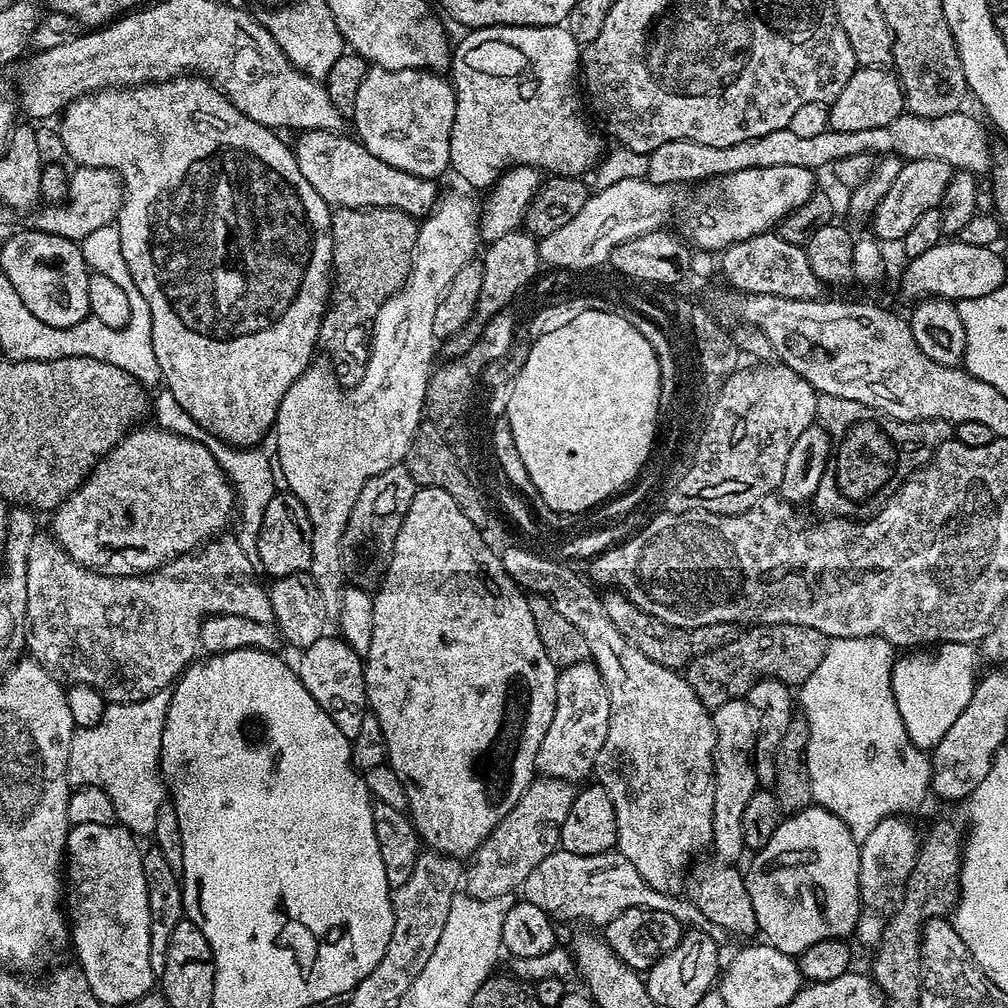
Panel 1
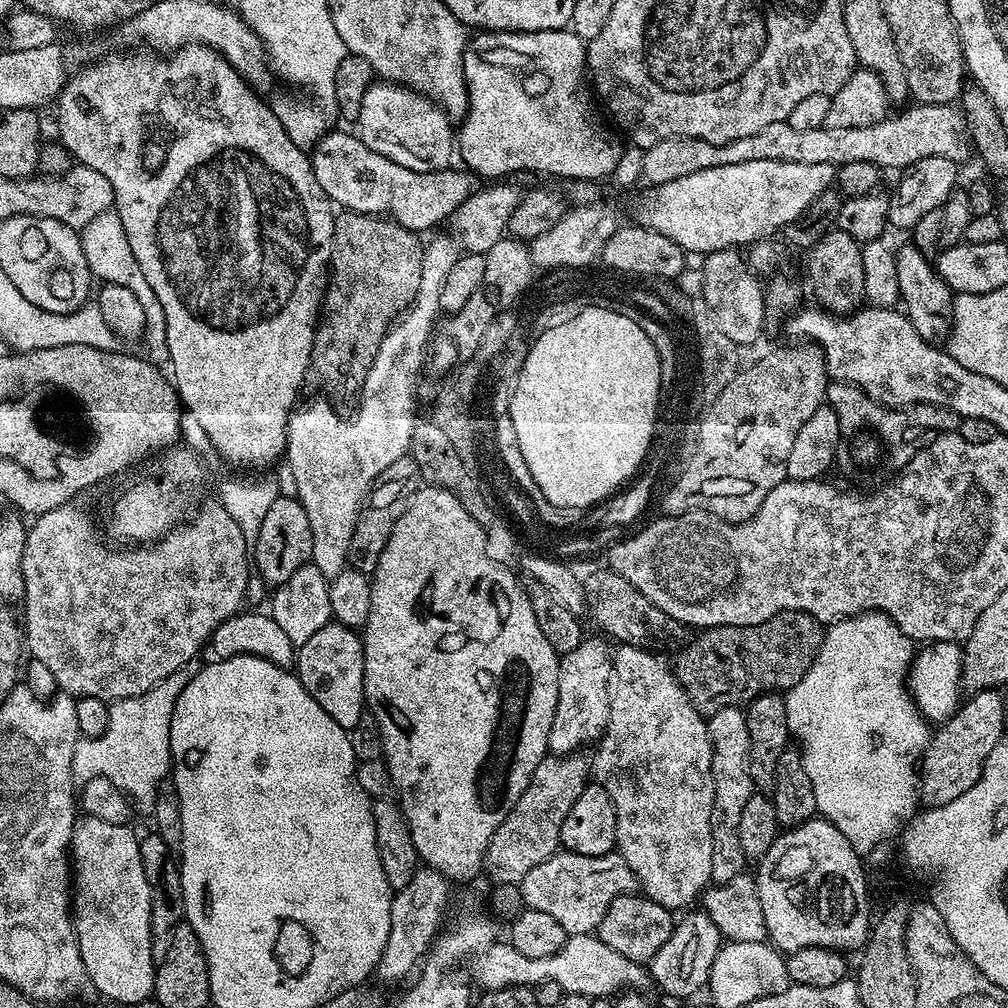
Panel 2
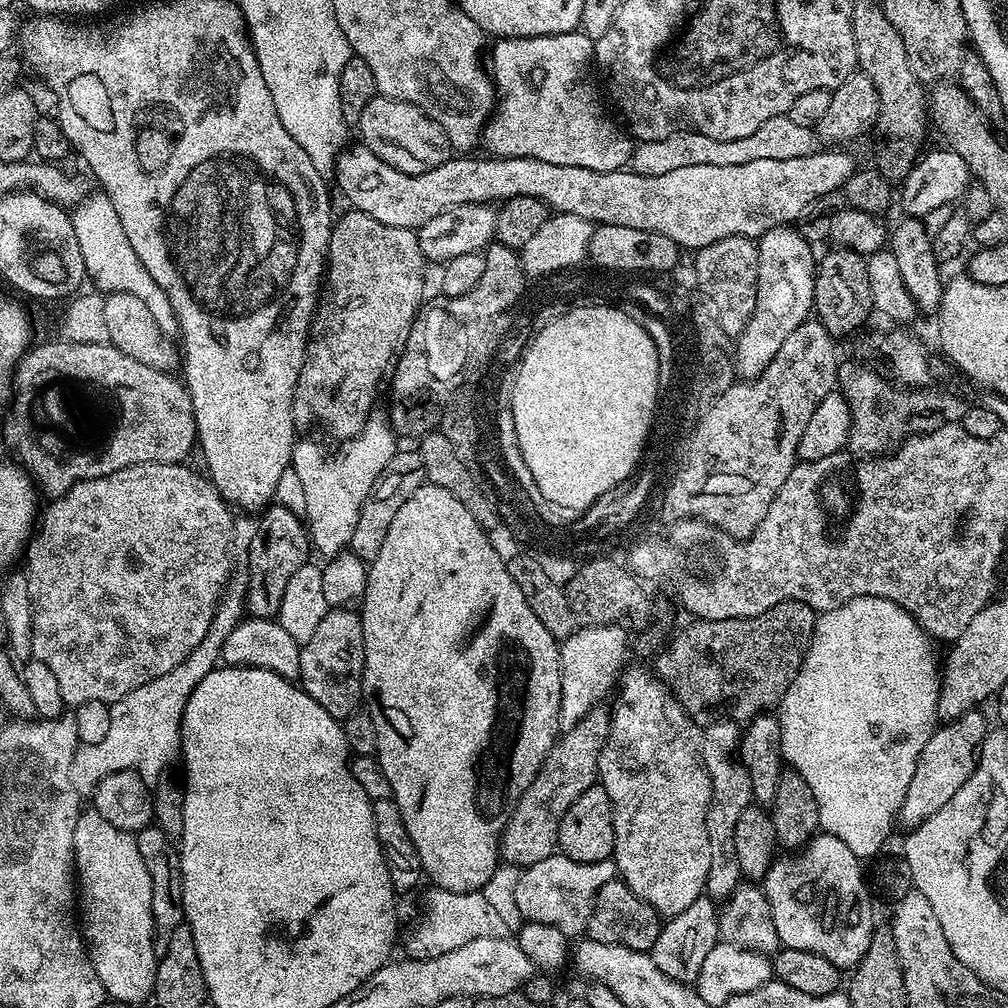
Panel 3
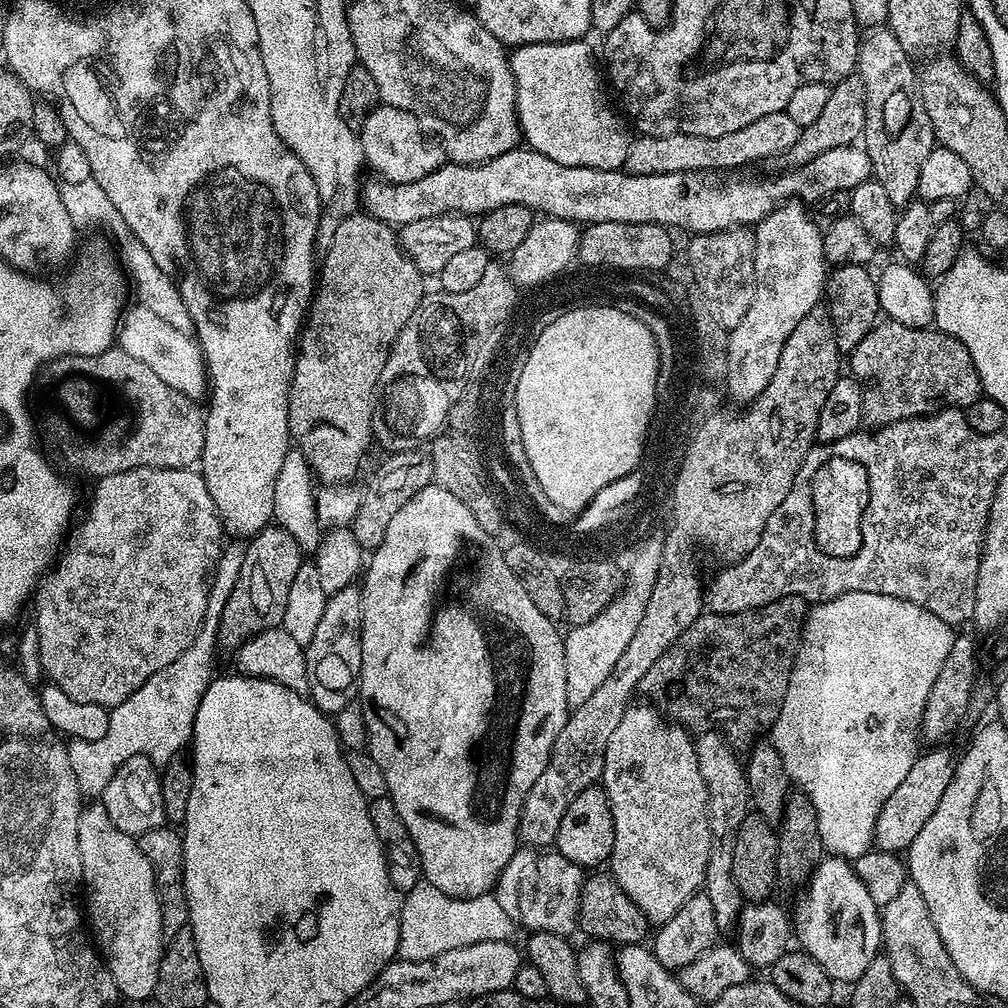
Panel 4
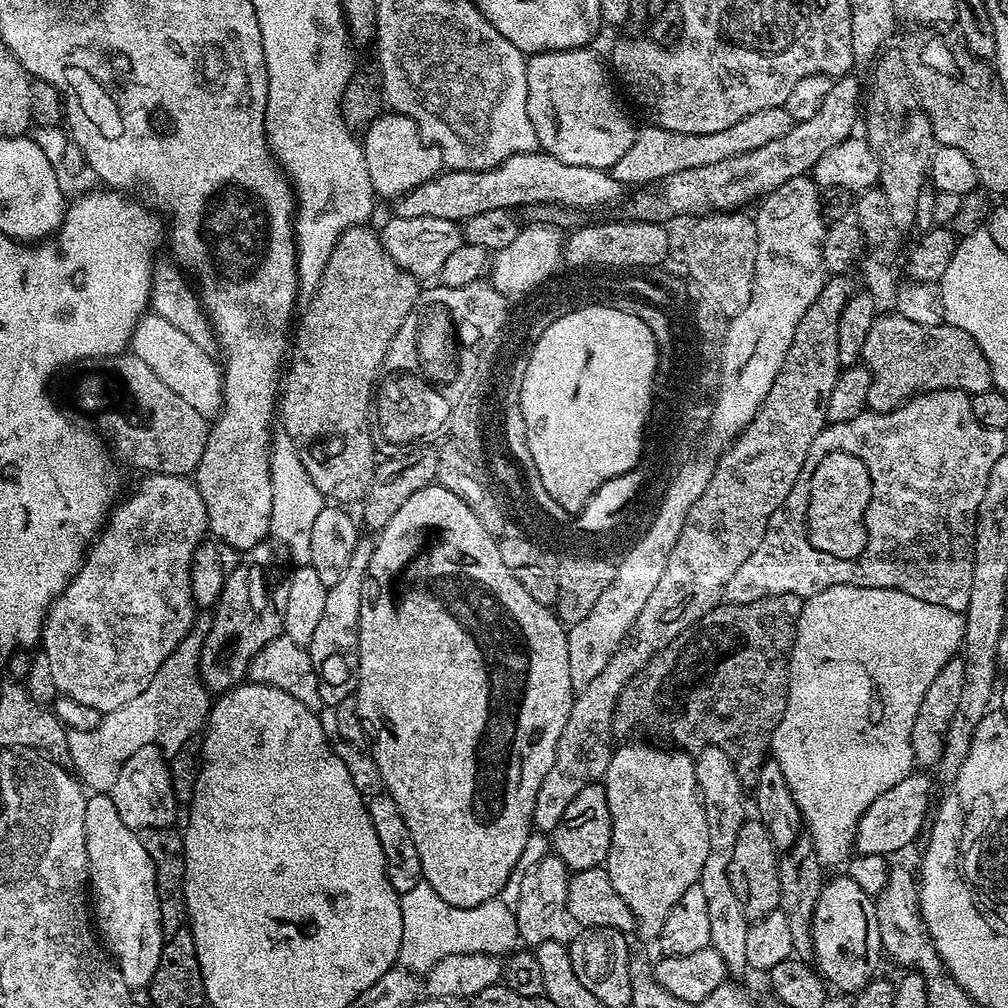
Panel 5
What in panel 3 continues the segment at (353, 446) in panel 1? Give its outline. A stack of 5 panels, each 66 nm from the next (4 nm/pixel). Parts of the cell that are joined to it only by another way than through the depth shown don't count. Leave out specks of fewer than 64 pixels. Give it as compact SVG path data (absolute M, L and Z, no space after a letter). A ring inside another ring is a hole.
M369 419L363 430L351 440L341 443L336 456L324 456L324 448L316 440L297 439L296 445L292 448L292 463L290 471L298 474L302 481L302 494L306 498L306 506L302 513L308 529L308 538L313 549L316 548L324 555L324 558L331 558L339 552L348 548L350 538L354 534L354 526L358 526L358 514L374 486L374 482L386 470L386 462L394 458L398 451L396 445L397 433L390 427L389 421Z

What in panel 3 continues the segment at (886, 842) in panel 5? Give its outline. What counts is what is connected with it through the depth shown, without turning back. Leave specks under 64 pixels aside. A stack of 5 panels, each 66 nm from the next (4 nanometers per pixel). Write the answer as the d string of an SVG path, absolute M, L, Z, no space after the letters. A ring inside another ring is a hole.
M973 710L962 714L957 720L941 723L933 731L932 736L922 746L922 754L918 754L918 766L914 770L914 778L910 778L910 786L906 790L906 796L902 798L898 824L904 830L916 828L926 818L938 814L958 790L970 778L970 774L976 769L976 757L980 751L980 744L990 731L990 725L980 710Z

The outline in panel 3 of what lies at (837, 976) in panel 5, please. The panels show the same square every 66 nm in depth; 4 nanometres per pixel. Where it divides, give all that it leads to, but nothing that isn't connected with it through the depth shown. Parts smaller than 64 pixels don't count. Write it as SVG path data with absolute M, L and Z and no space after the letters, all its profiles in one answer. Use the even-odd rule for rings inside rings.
M817 834L795 854L784 854L773 860L762 881L762 889L769 902L770 914L774 914L774 928L778 930L783 947L822 954L822 958L828 958L841 970L856 967L858 950L870 947L870 944L856 944L856 928L864 928L864 900L870 895L860 864L861 857L856 856L846 842L827 834Z

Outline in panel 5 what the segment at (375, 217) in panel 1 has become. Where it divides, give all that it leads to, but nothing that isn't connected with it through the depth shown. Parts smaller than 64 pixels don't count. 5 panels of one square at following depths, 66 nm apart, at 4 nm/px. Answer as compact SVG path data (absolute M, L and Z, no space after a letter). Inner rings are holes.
M357 226L355 228L351 228L350 230L346 230L343 234L340 235L340 240L334 246L334 250L330 254L330 262L326 262L326 270L322 272L322 282L318 282L318 286L316 287L316 293L313 296L307 297L306 303L308 304L304 308L304 313L299 316L294 324L294 332L296 328L296 341L291 341L290 344L290 359L286 364L286 371L282 376L282 383L278 388L278 424L279 427L287 434L290 438L290 442L294 442L294 450L298 450L298 458L302 458L302 466L306 466L306 474L310 474L310 479L314 481L314 486L318 486L318 490L327 498L329 501L335 502L340 506L352 506L352 503L363 501L364 496L368 493L368 488L372 484L372 479L374 478L374 474L376 473L376 469L378 467L378 453L376 451L376 446L374 443L374 424L373 424L373 416L374 416L374 389L378 383L378 377L384 366L384 359L386 358L386 354L390 350L390 342L394 342L394 334L398 334L398 326L402 326L402 322L406 322L406 318L412 312L412 307L416 305L416 300L420 297L422 288L419 284L417 277L411 276L409 272L406 270L402 270L402 266L398 266L398 262L394 262L394 258L390 258L390 254L386 254L386 250L382 246L382 242L380 241L379 235L375 231L371 232L371 227L368 226Z

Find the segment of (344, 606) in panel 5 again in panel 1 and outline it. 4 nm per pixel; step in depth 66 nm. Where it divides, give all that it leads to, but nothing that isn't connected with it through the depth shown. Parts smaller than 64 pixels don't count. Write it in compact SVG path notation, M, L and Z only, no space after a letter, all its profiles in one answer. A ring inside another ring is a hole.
M325 634L308 648L299 653L298 671L302 686L310 690L310 698L330 714L334 726L353 741L361 729L362 718L369 711L366 682L364 681L364 661L358 653L339 635Z

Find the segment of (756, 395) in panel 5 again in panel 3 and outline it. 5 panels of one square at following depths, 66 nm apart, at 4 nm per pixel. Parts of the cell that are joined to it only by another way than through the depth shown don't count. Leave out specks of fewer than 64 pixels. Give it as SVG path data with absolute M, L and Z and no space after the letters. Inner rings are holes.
M781 226L766 230L758 238L758 290L756 305L746 330L735 337L742 347L742 372L747 380L760 376L774 354L786 342L792 331L798 330L803 320L809 319L814 308L814 278L818 263L817 253L812 253L808 240L796 226Z

